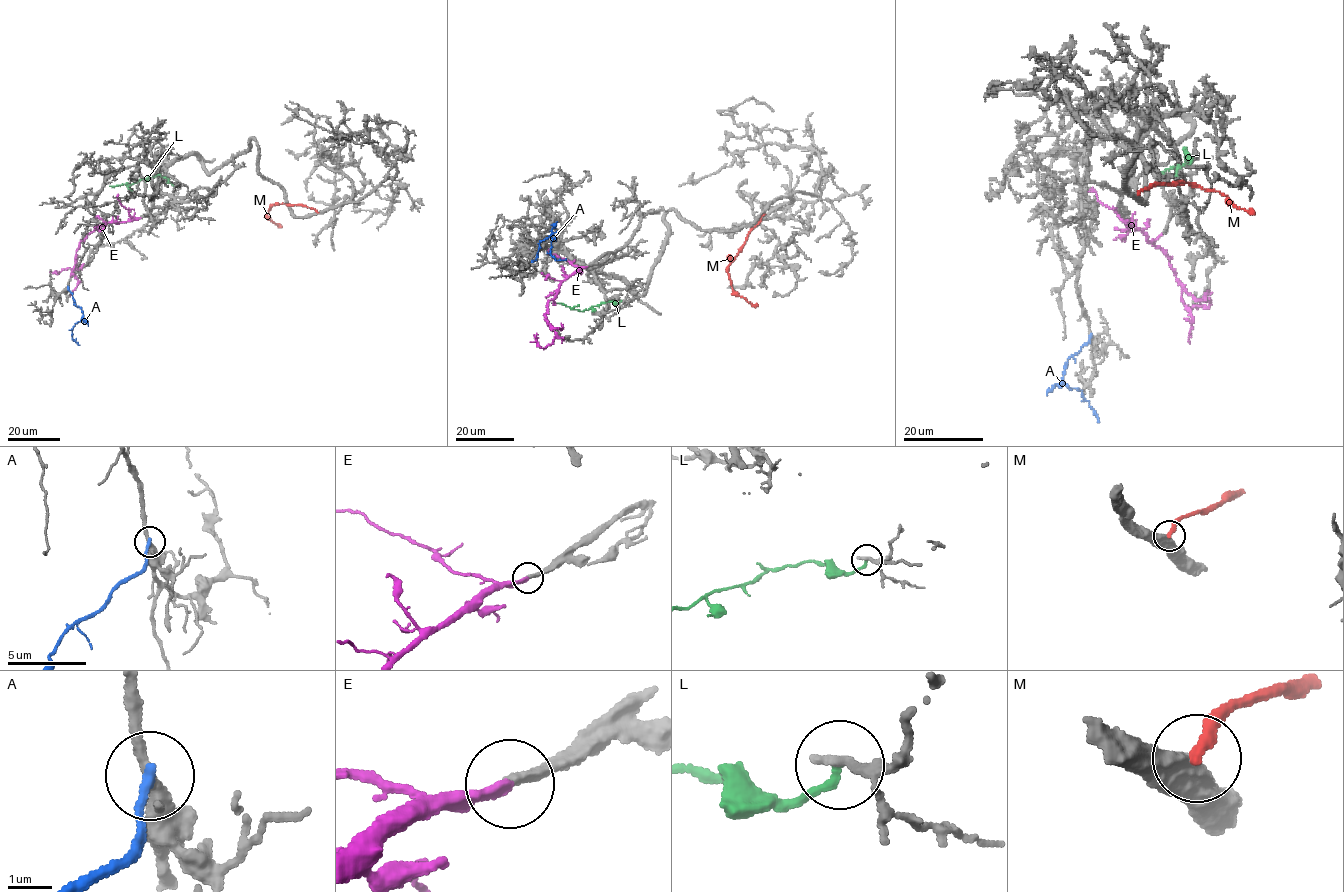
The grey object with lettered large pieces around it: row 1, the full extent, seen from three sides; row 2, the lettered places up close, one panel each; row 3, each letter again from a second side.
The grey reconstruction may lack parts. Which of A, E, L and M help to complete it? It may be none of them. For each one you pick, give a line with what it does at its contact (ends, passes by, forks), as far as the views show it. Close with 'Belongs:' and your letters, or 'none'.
Belongs: none

